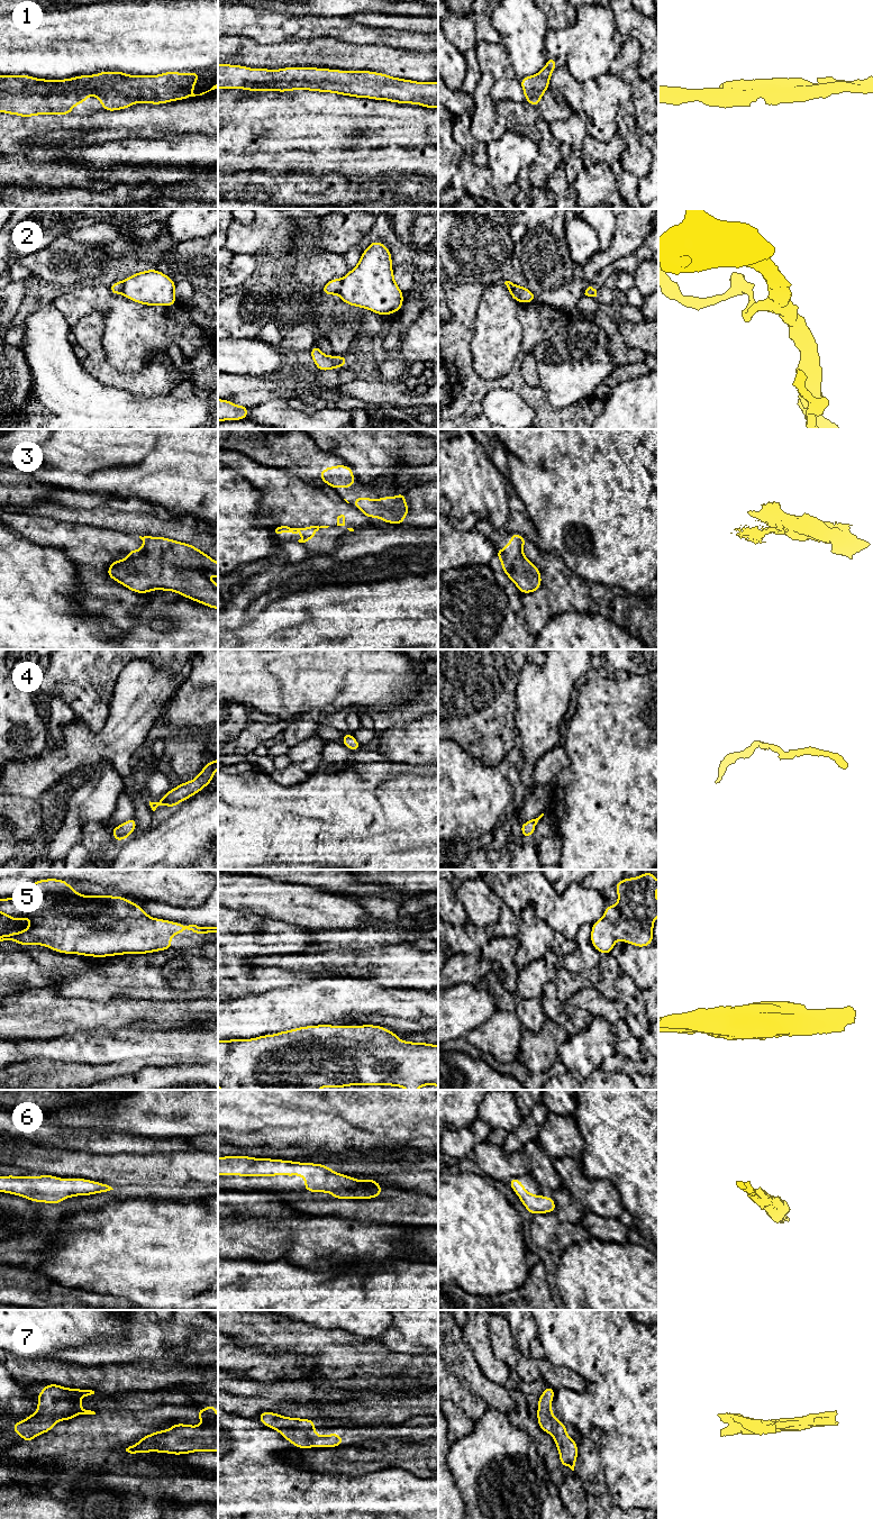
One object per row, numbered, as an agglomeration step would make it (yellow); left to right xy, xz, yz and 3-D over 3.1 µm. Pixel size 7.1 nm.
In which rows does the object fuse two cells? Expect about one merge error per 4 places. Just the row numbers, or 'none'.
2, 3

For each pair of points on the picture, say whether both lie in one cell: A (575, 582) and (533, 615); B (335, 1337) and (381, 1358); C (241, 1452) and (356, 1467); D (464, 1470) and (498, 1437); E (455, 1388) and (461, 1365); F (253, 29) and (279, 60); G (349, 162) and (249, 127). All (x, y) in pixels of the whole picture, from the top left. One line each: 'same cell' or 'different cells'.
A: same cell
B: same cell
C: different cells
D: same cell
E: different cells
F: different cells
G: same cell

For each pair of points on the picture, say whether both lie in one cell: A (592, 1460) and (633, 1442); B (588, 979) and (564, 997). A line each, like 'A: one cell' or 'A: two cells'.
A: two cells
B: two cells

